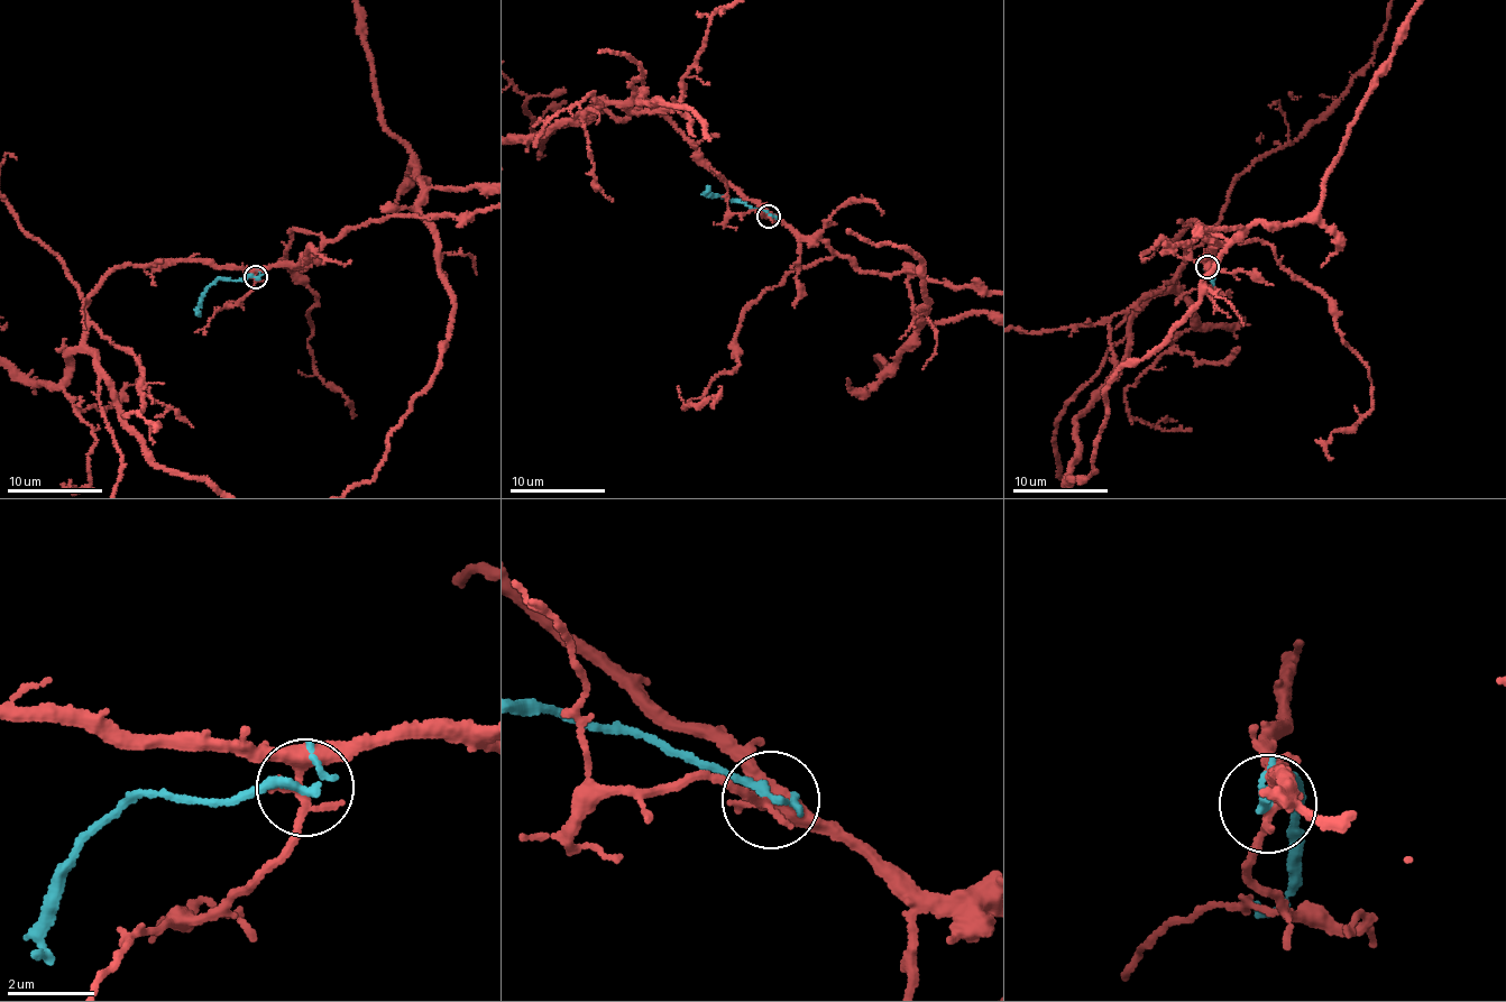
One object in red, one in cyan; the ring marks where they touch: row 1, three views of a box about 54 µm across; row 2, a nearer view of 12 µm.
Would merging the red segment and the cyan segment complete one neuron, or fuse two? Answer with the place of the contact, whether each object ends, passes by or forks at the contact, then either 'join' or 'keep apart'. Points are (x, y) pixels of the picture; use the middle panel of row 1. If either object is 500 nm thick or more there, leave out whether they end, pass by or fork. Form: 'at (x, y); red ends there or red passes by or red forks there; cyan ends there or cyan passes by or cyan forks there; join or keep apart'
at (769, 215); red forks there; cyan passes by; keep apart

